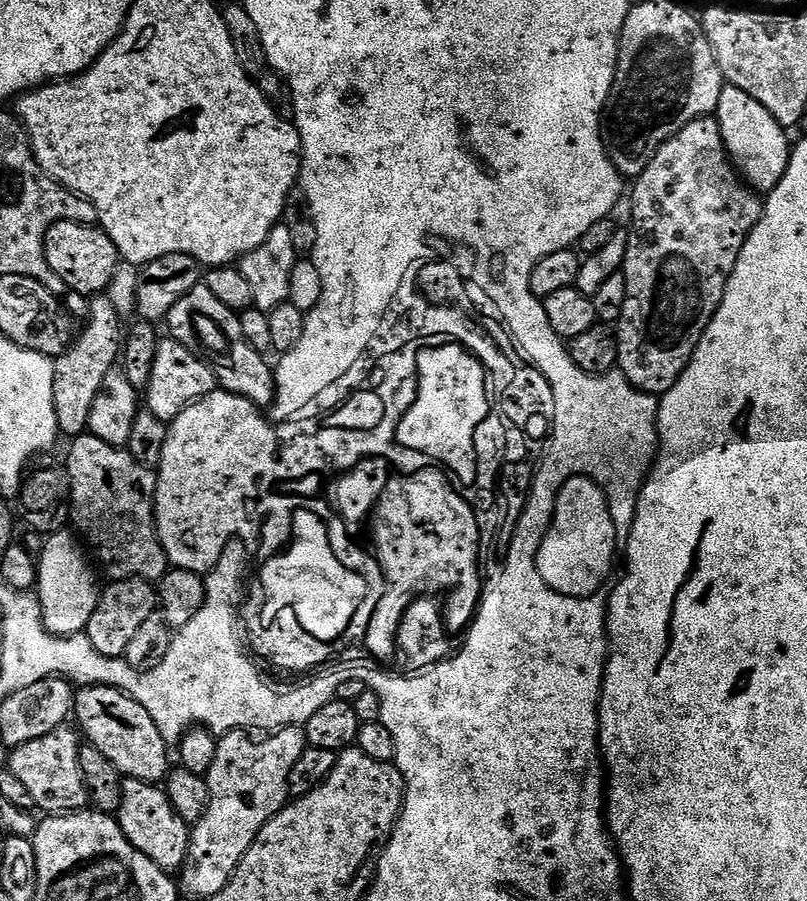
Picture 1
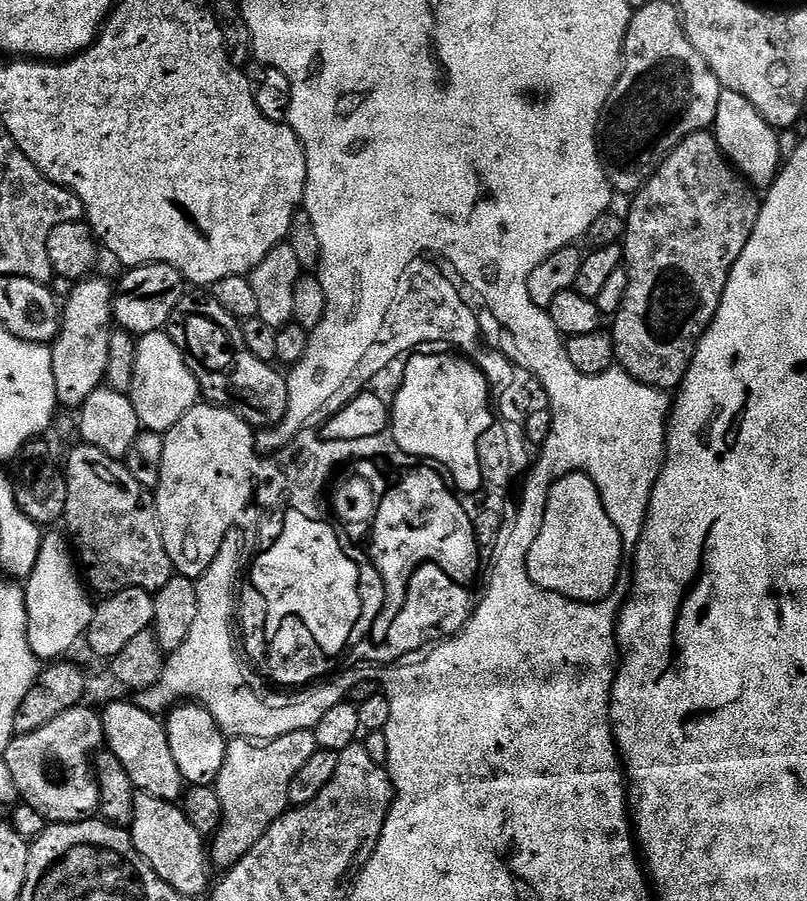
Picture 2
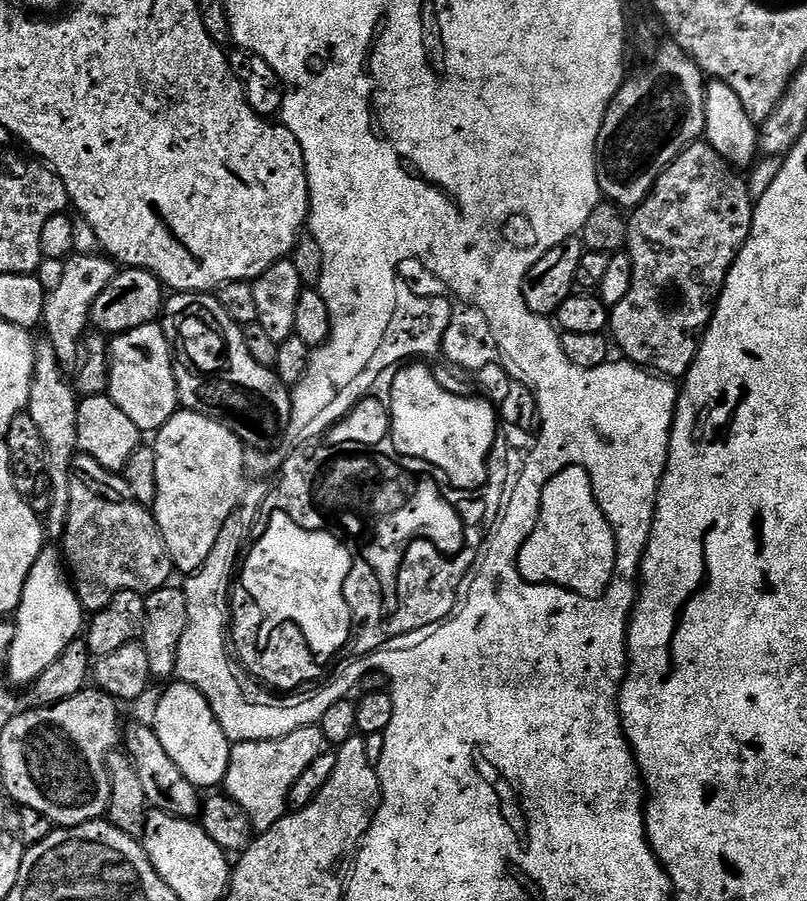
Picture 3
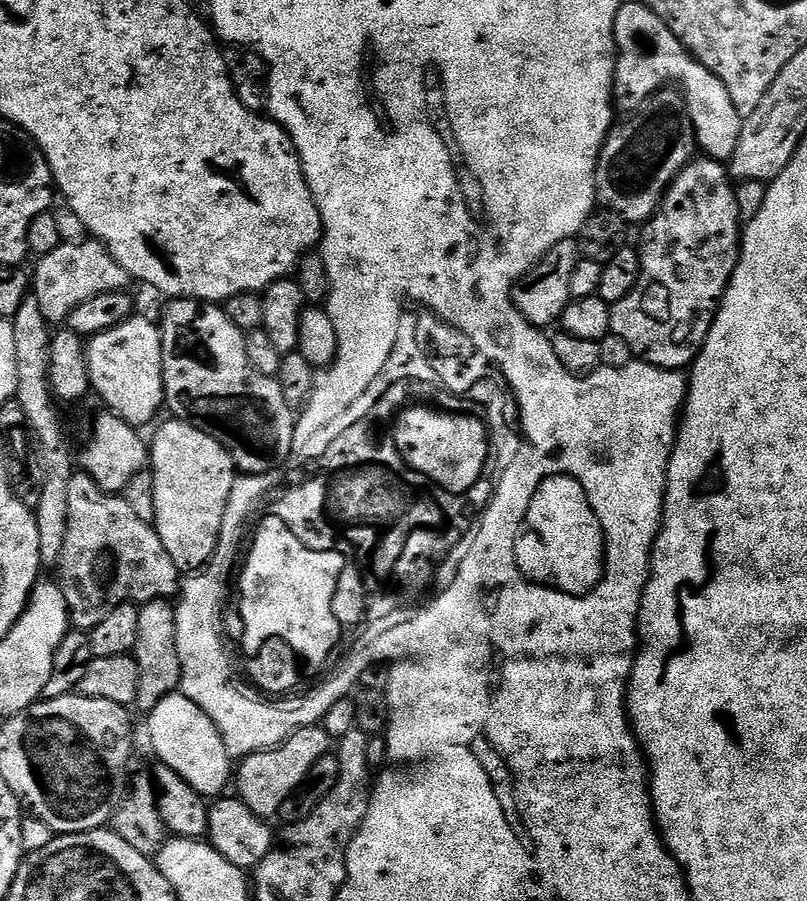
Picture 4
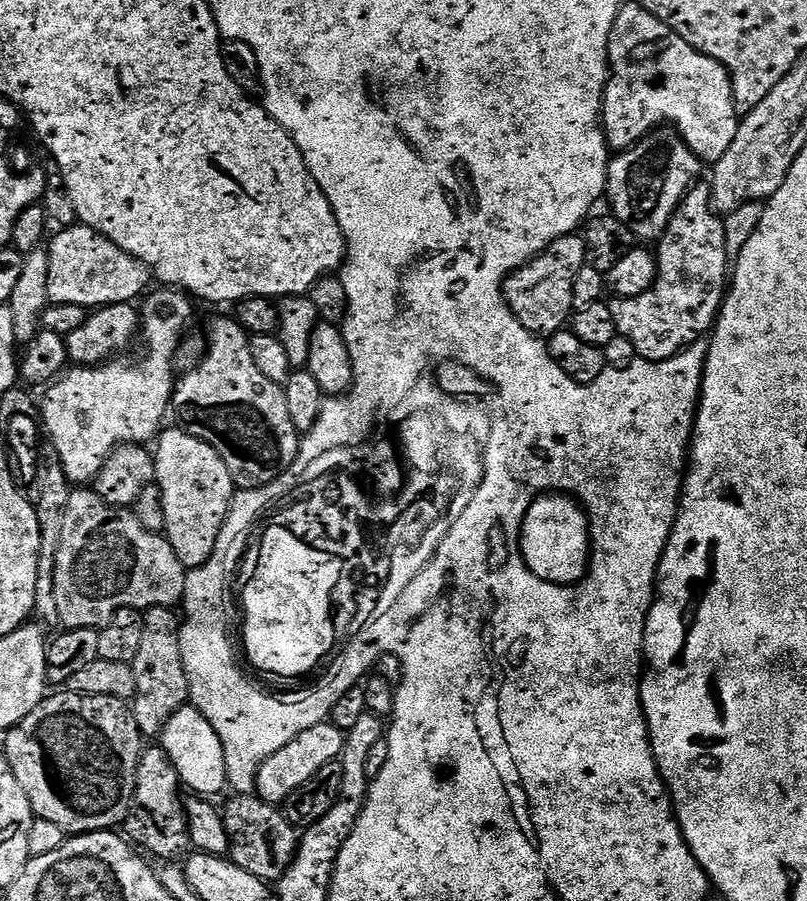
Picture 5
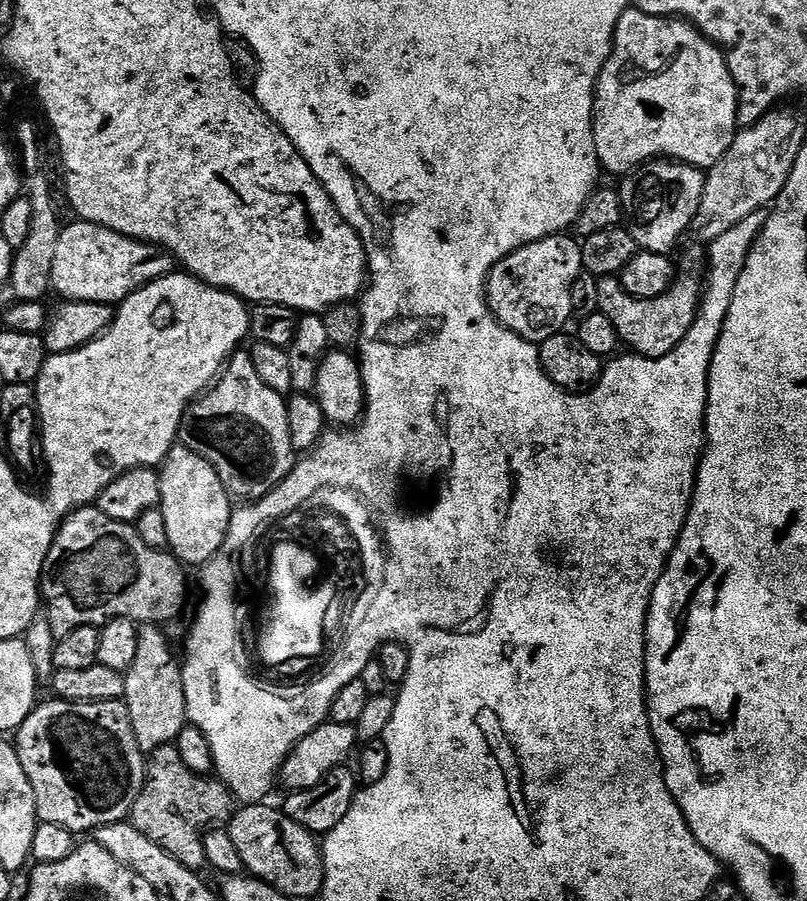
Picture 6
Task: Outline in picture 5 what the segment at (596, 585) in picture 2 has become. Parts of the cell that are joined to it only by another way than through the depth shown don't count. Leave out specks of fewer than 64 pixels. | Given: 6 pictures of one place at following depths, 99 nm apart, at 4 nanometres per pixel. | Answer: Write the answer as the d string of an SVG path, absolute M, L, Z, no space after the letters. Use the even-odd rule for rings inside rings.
M544 493L537 497L523 519L520 552L527 568L547 584L579 584L587 575L591 559L591 536L587 513L567 493Z

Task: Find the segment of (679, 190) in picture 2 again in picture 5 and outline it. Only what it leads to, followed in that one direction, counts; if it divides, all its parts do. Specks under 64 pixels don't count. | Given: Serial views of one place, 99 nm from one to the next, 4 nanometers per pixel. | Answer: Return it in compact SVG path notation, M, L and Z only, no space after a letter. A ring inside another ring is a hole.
M700 182L688 189L684 201L676 207L663 236L655 245L656 281L646 294L638 298L619 298L611 301L617 333L628 339L635 355L642 360L671 360L685 348L701 339L715 325L724 304L726 289L730 284L730 249L721 213L712 207L712 190L707 183Z

